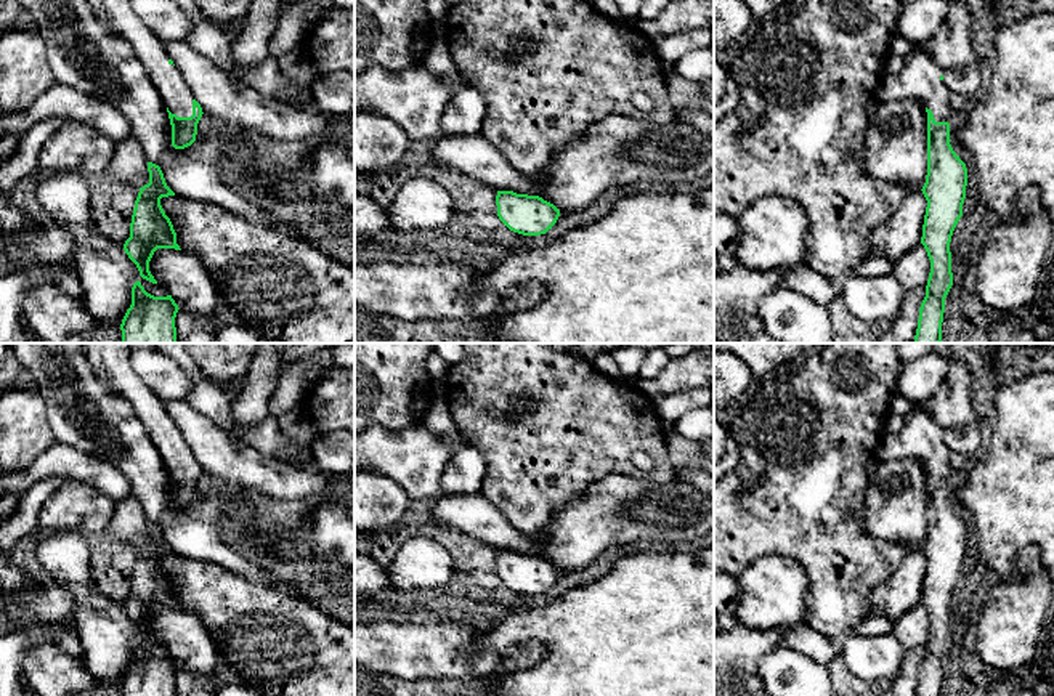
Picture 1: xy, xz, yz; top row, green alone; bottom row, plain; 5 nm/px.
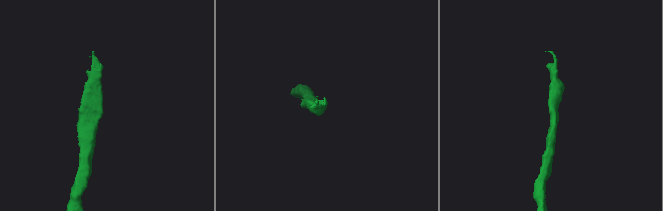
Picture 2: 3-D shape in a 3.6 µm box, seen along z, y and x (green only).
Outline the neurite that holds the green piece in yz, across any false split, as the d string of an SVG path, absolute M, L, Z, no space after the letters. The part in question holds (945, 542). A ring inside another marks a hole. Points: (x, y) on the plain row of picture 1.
M913 404L897 435L884 433L874 459L916 459L927 471L927 534L922 553L927 560L922 597L930 632L919 667L914 696L942 696L945 658L953 645L950 601L963 576L967 528L950 504L951 451L943 444L943 428Z

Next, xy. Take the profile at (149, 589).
M148 521L149 542L140 547L130 582L130 597L124 603L128 617L136 624L140 635L157 643L149 630L149 621L157 608L181 609L176 592L165 574L160 558L175 555L167 545L159 524Z

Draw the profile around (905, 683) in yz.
M924 646L906 649L898 675L886 685L881 696L914 696L918 688L919 667L924 656Z

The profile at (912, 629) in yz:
M918 603L892 625L892 633L906 649L927 645L930 619L922 603Z

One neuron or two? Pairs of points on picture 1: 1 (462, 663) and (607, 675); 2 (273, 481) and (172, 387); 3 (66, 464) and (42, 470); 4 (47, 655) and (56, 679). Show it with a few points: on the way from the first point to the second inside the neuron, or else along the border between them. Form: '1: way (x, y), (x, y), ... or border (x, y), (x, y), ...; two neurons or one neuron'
1: border (546, 650), (546, 655), (533, 666), (490, 679); two neurons
2: border (182, 400), (167, 400), (164, 403); two neurons
3: way (60, 464), (48, 464); one neuron
4: way (47, 661), (50, 672); one neuron

